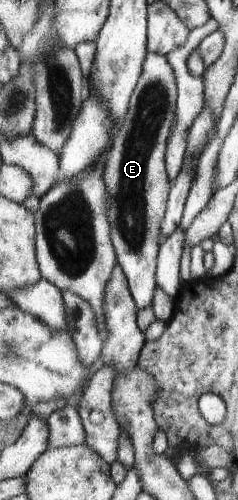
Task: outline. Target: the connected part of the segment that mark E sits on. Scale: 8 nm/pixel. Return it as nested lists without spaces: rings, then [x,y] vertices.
[[[149,52],[144,59],[144,64],[142,67],[141,75],[139,76],[137,85],[133,90],[133,95],[130,99],[129,109],[124,120],[119,124],[120,128],[116,138],[112,143],[112,148],[106,157],[106,164],[104,169],[104,182],[106,185],[106,190],[108,193],[108,212],[107,217],[110,223],[110,236],[114,247],[114,252],[116,255],[117,264],[122,267],[122,272],[125,274],[125,279],[127,279],[128,288],[132,298],[134,299],[135,305],[138,309],[149,307],[151,305],[153,294],[155,288],[157,287],[156,282],[156,261],[158,258],[158,249],[160,246],[160,225],[166,210],[166,203],[168,200],[168,193],[170,190],[170,181],[167,177],[166,172],[166,145],[168,143],[168,138],[170,137],[170,129],[172,127],[172,122],[174,121],[176,112],[176,99],[177,99],[177,86],[175,84],[175,75],[173,74],[173,68],[167,62],[167,58],[160,53]]]

